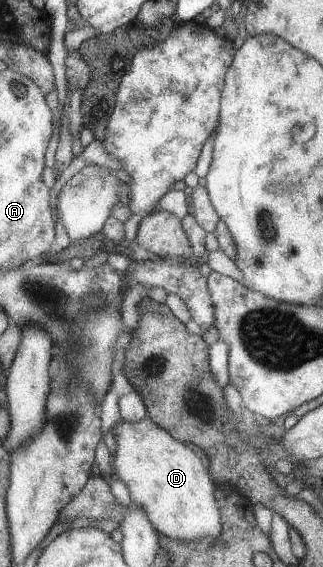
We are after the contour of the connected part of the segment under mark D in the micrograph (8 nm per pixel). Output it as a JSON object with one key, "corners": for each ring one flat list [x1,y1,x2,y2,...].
{"corners":[[149,417,136,422,117,421,113,435,116,444,110,458,112,477,125,484,131,503,140,506,157,535,179,543,205,536,215,538,221,524,214,483,191,447,187,449]]}

